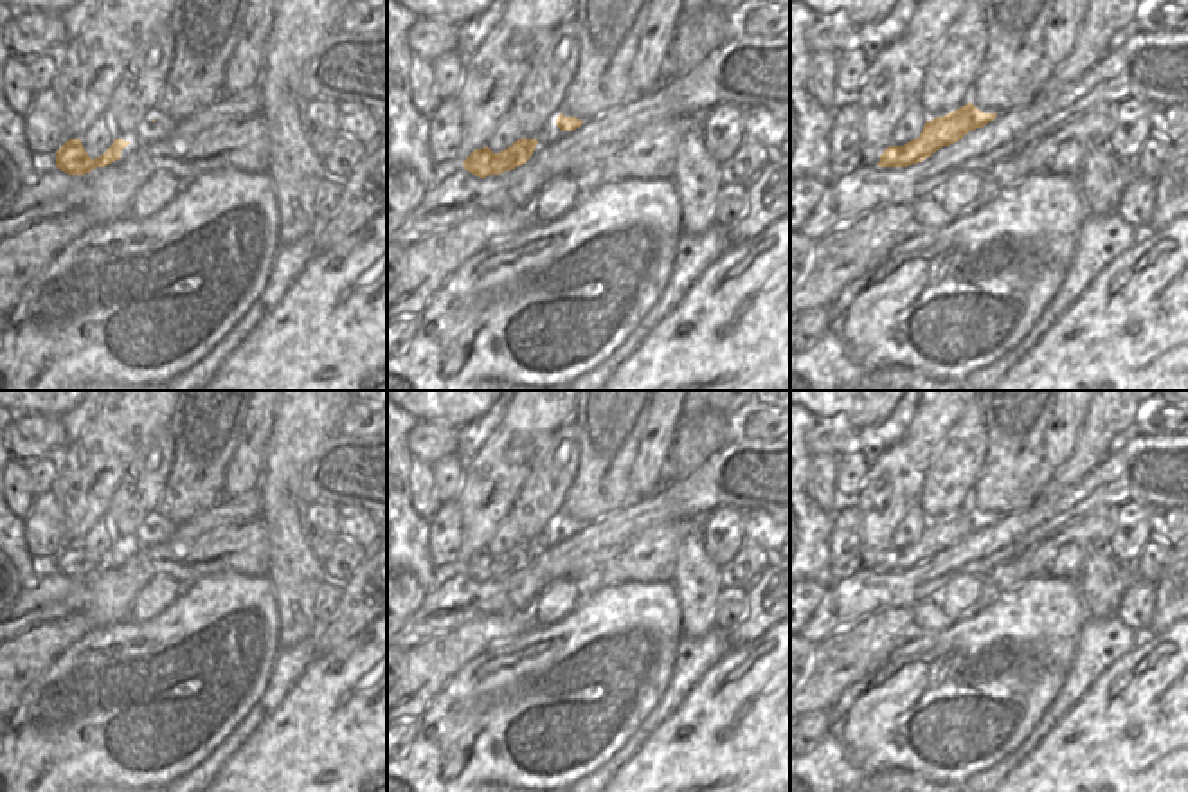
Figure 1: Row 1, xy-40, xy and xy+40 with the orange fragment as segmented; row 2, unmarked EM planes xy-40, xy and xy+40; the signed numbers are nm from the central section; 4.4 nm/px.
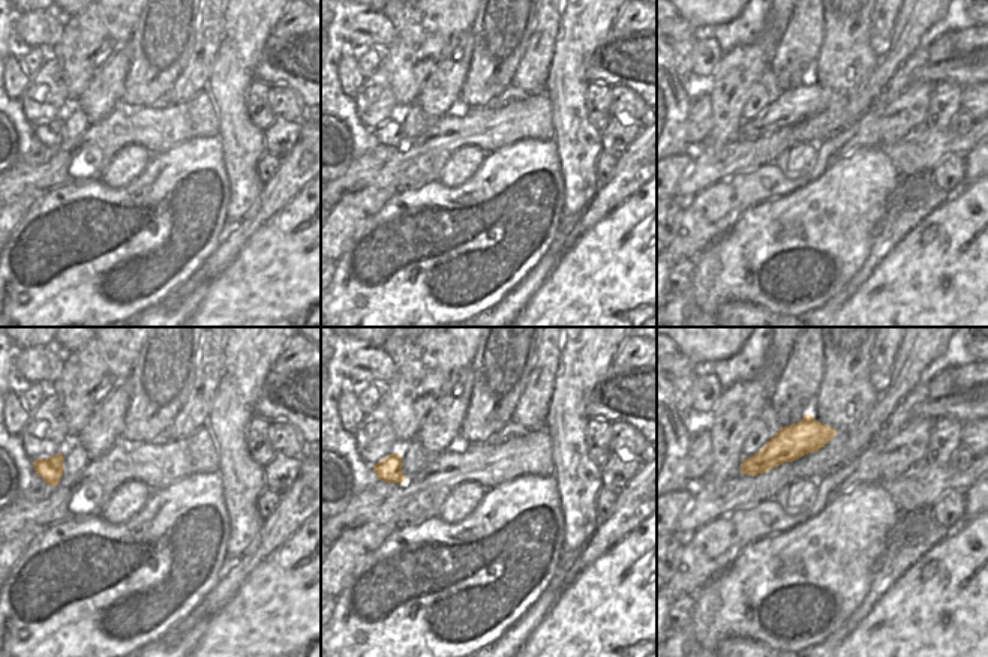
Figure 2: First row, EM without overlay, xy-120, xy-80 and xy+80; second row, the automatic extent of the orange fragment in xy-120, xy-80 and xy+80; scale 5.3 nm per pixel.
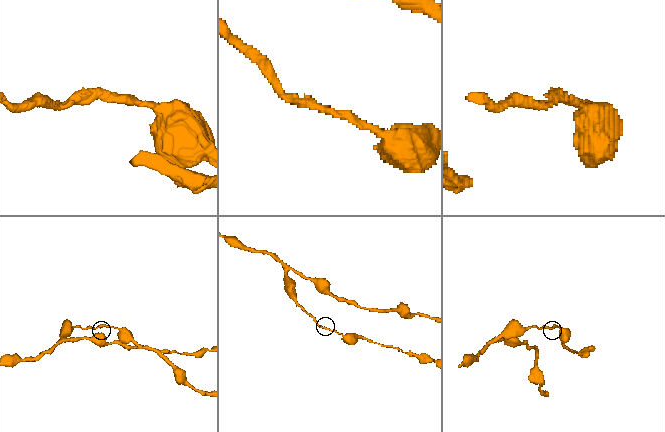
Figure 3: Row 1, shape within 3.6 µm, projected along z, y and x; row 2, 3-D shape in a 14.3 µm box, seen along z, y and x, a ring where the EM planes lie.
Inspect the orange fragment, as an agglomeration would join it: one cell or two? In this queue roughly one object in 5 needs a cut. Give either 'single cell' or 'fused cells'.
single cell

